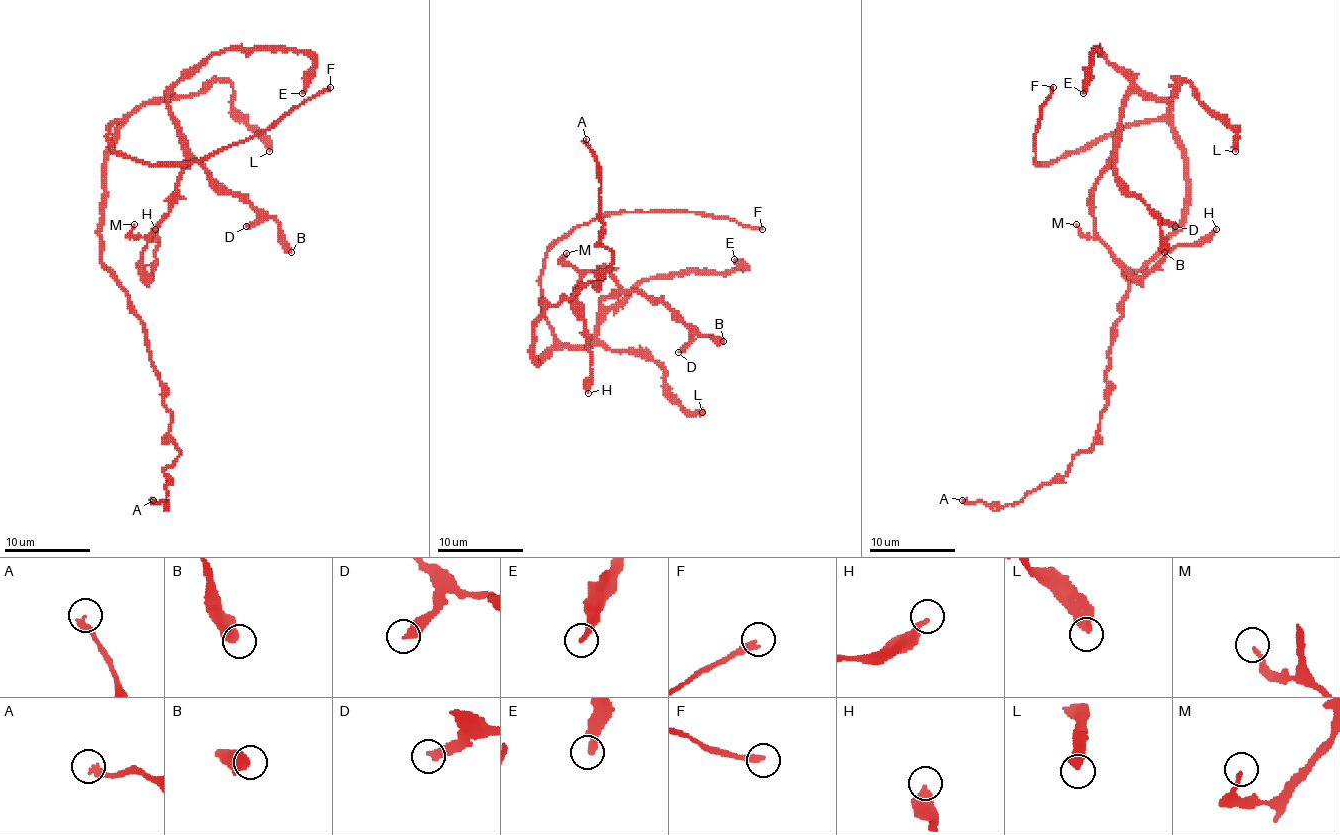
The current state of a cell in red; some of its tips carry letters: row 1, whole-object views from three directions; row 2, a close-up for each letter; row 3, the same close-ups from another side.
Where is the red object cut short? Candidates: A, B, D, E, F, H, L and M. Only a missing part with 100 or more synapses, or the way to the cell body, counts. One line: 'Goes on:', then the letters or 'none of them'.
Goes on: F

